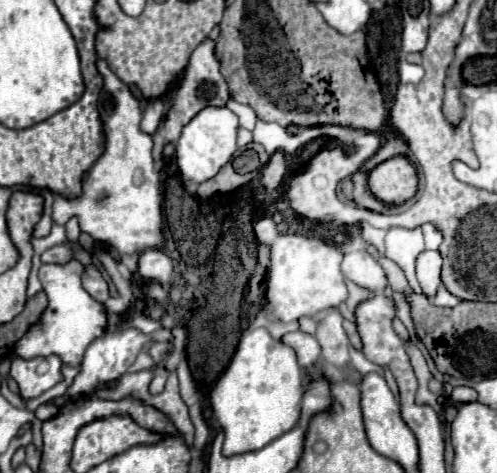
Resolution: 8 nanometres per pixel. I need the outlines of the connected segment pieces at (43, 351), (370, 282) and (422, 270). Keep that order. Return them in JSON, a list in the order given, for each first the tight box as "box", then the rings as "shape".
[{"box":[15,259,107,365],"shape":[[[71,259],[65,265],[43,265],[39,269],[39,279],[49,297],[49,307],[43,311],[37,325],[33,325],[27,335],[17,343],[15,353],[23,359],[59,355],[65,365],[79,365],[89,343],[101,337],[107,329],[107,311],[95,301],[81,285],[83,265]]]},{"box":[341,251,389,293],"shape":[[[367,251],[345,253],[341,271],[349,281],[353,281],[355,285],[359,285],[371,293],[379,293],[389,287],[383,267]]]},{"box":[417,251,441,301],"shape":[[[423,251],[417,257],[417,279],[421,283],[423,295],[431,301],[441,285],[441,255],[439,251]]]}]

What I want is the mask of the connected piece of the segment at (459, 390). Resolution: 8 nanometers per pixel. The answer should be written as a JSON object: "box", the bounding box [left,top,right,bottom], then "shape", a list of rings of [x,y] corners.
{"box":[451,387,477,403],"shape":[[[455,387],[453,393],[451,393],[451,399],[461,401],[461,403],[471,403],[471,401],[477,399],[477,393],[471,387]]]}

